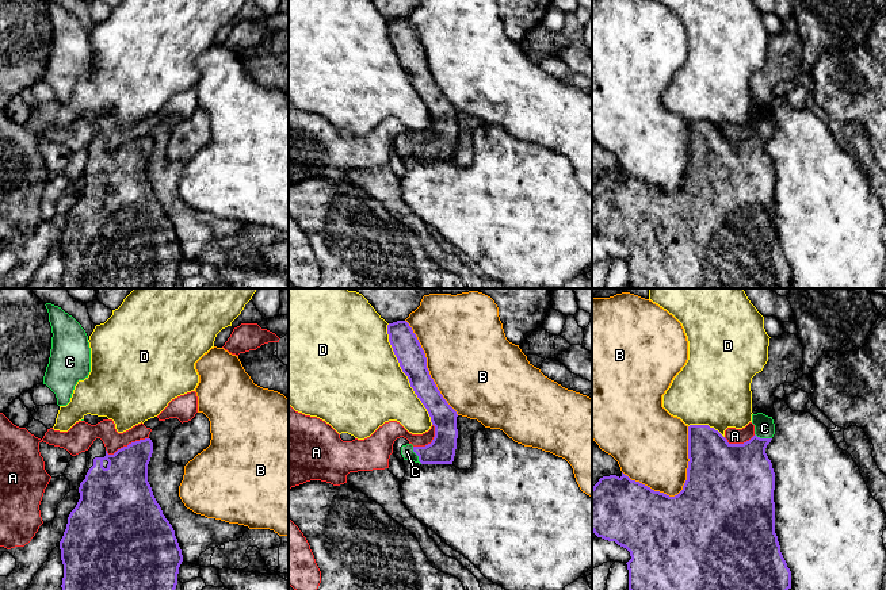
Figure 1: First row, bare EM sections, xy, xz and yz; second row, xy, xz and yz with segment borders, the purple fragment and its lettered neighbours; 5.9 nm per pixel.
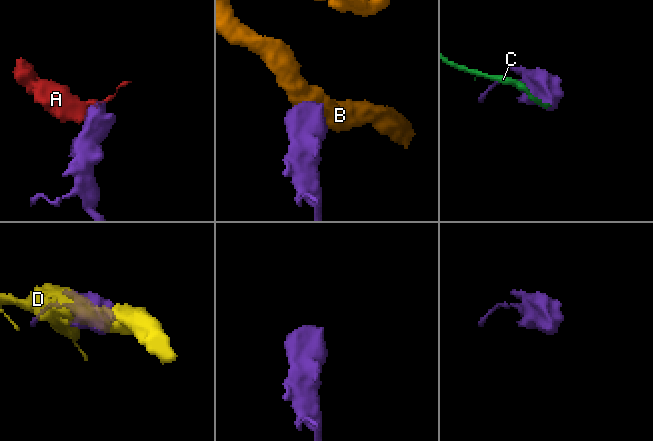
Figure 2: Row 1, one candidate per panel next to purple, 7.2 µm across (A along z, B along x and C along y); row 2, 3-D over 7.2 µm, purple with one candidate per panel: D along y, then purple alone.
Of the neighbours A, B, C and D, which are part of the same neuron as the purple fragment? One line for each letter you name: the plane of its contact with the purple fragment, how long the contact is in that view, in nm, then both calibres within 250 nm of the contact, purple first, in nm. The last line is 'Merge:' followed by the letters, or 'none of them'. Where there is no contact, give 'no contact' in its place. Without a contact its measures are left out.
C: meets purple in xz; contact 120 nm long; 160 nm thick on the purple side, 80 nm on the other
Merge: C

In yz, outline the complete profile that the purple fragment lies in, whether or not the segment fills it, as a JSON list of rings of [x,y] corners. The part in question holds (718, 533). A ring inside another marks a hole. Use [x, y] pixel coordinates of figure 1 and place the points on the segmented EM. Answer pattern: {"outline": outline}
{"outline": [[[763,413],[752,414],[755,436],[744,444],[729,444],[727,440],[709,425],[688,426],[688,468],[687,480],[683,490],[669,497],[654,491],[650,487],[631,480],[622,472],[622,476],[603,476],[592,487],[592,532],[604,540],[615,541],[630,552],[631,559],[626,563],[629,570],[629,590],[788,590],[791,589],[791,571],[780,552],[778,536],[775,533],[775,472],[772,463],[765,453],[767,445],[775,434],[772,417]]]}

